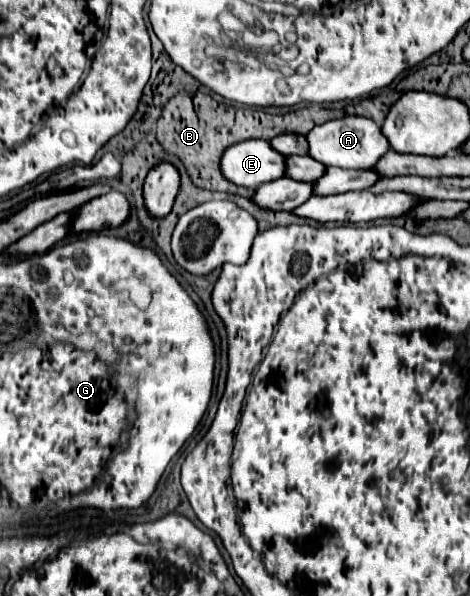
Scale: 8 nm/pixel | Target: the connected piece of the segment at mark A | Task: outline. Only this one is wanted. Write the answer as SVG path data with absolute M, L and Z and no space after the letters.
M345 115L341 119L327 121L323 125L313 127L307 133L309 155L321 161L327 167L343 167L343 169L371 169L377 161L389 151L389 141L385 141L381 127L367 117Z

